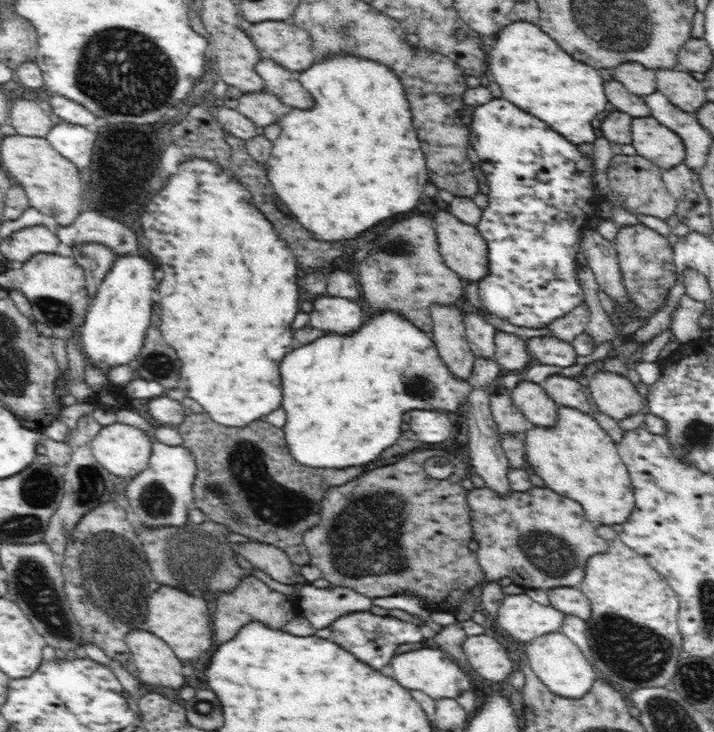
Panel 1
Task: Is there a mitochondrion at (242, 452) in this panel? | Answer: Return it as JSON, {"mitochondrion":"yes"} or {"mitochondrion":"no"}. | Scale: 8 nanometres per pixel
{"mitochondrion":"yes"}

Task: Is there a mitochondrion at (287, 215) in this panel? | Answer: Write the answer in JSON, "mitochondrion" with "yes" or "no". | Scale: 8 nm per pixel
{"mitochondrion":"no"}

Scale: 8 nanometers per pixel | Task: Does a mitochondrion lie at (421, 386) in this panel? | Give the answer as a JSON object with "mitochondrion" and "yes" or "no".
{"mitochondrion":"yes"}

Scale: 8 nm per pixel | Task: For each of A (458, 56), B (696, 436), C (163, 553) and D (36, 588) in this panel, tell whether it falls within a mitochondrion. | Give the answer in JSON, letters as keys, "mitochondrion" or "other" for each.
{"A":"other","B":"mitochondrion","C":"mitochondrion","D":"mitochondrion"}

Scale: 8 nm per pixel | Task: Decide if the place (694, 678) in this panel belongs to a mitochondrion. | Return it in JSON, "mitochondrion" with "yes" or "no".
{"mitochondrion":"yes"}

